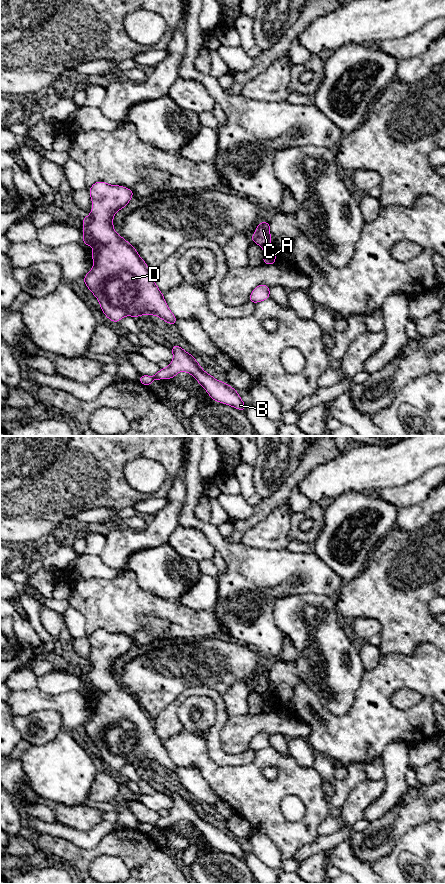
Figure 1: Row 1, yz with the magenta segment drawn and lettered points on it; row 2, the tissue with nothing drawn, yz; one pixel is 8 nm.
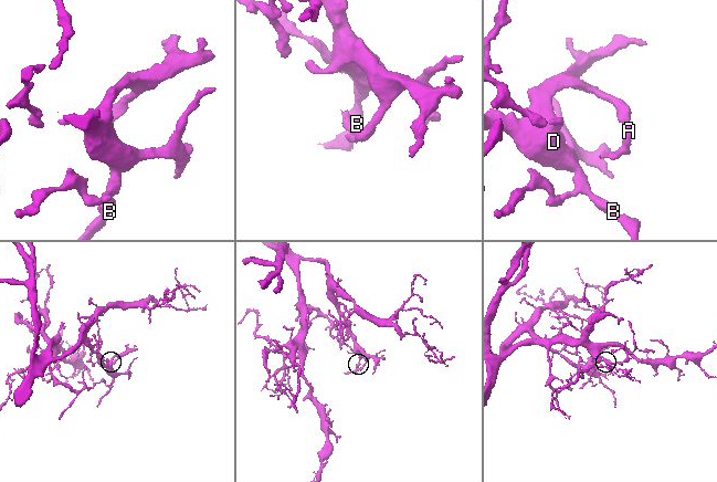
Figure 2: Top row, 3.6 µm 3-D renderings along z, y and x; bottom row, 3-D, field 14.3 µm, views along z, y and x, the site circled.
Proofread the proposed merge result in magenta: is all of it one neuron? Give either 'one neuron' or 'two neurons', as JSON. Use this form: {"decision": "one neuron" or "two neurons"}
{"decision": "two neurons"}

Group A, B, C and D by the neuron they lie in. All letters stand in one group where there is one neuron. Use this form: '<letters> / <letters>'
A / B C D

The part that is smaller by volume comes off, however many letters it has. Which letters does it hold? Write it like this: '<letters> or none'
A

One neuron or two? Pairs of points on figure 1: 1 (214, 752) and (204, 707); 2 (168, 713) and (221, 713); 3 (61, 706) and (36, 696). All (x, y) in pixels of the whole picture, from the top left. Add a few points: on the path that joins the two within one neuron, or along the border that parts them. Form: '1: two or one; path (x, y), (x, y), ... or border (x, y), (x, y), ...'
1: two; border (215, 705), (215, 722), (204, 730), (209, 752)
2: one; path (182, 697), (190, 691), (207, 691), (214, 697)
3: one; path (55, 702), (42, 701)

